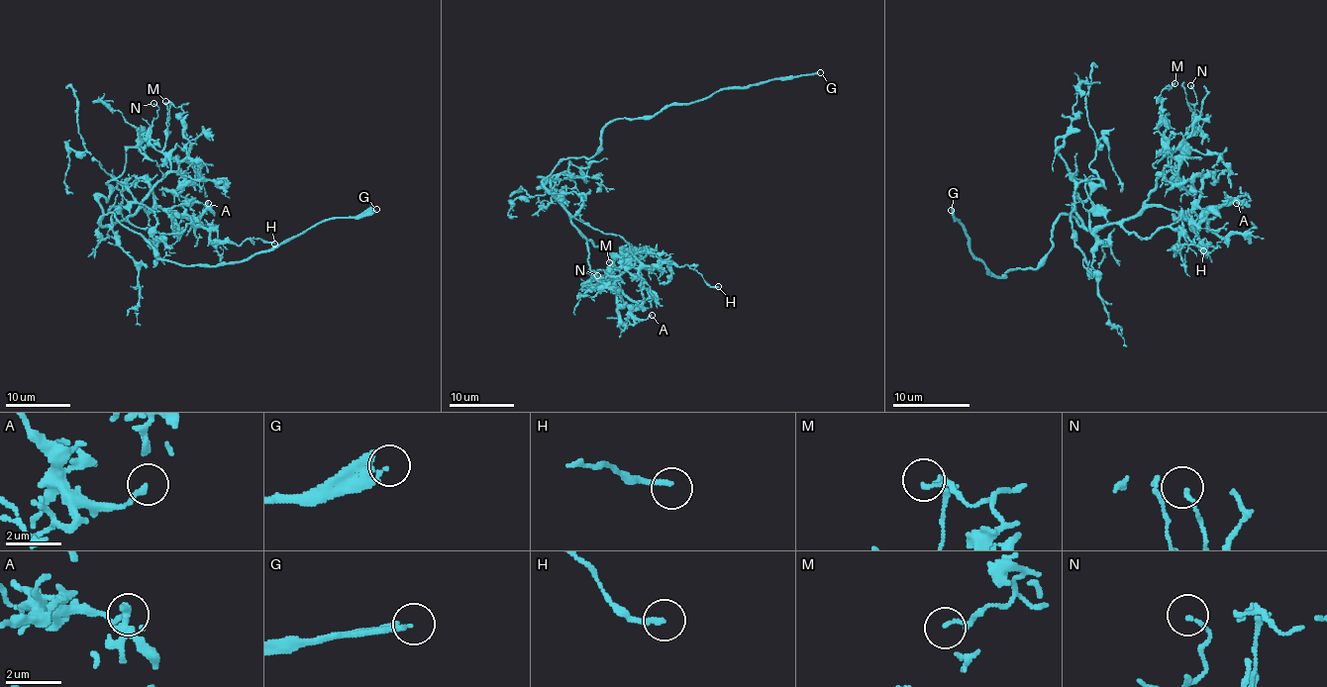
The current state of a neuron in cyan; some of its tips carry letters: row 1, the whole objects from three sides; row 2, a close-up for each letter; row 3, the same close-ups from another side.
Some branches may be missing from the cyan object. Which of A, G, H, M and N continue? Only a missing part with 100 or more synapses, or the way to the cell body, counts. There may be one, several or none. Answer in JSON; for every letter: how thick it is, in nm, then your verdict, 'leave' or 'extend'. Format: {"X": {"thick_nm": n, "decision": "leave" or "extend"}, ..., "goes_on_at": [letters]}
{"A": {"thick_nm": 130, "decision": "leave"}, "G": {"thick_nm": 200, "decision": "extend"}, "H": {"thick_nm": 190, "decision": "leave"}, "M": {"thick_nm": 130, "decision": "leave"}, "N": {"thick_nm": 130, "decision": "leave"}, "goes_on_at": ["G"]}

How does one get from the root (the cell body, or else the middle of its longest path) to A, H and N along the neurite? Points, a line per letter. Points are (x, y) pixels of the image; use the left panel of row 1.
A: (139, 234), (113, 213), (103, 216), (101, 224), (109, 226), (142, 206), (153, 211), (208, 203)
H: (139, 234), (113, 213), (101, 218), (103, 226), (129, 221), (178, 234), (194, 224), (219, 242), (274, 244)
N: (139, 234), (113, 213), (101, 221), (109, 226), (129, 218), (170, 168), (151, 143), (153, 103)

